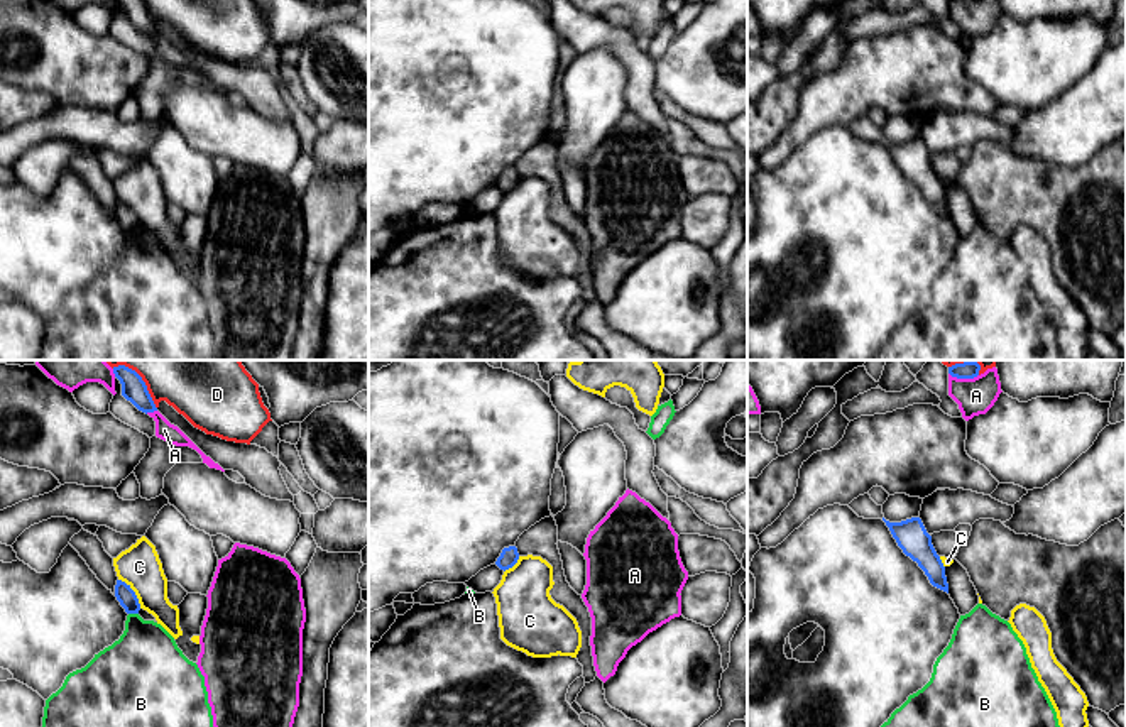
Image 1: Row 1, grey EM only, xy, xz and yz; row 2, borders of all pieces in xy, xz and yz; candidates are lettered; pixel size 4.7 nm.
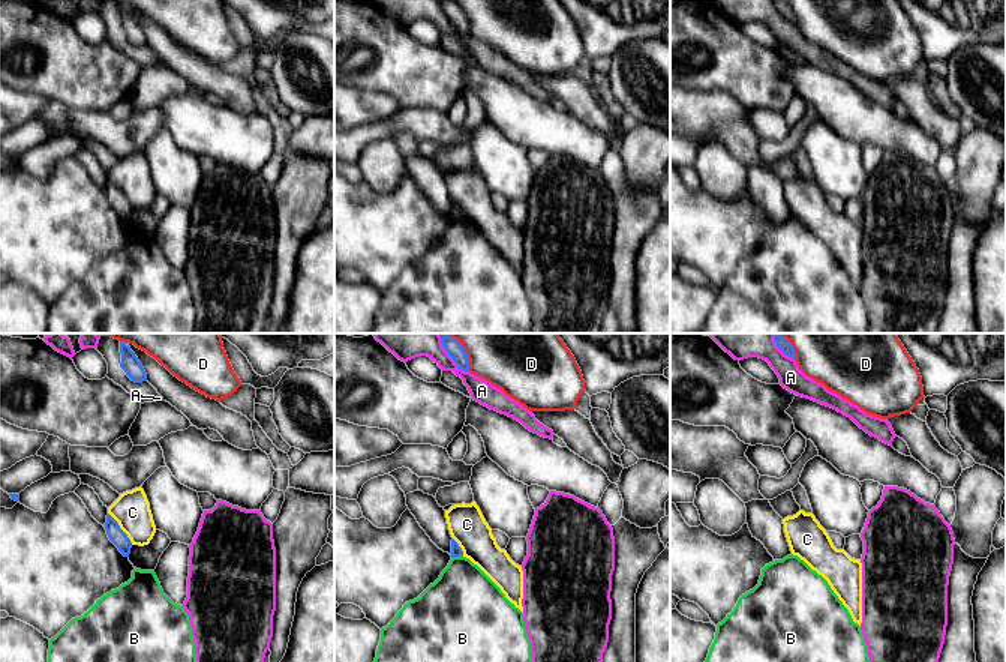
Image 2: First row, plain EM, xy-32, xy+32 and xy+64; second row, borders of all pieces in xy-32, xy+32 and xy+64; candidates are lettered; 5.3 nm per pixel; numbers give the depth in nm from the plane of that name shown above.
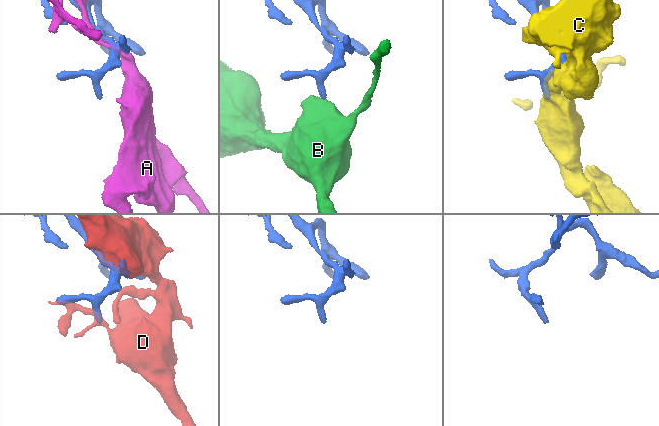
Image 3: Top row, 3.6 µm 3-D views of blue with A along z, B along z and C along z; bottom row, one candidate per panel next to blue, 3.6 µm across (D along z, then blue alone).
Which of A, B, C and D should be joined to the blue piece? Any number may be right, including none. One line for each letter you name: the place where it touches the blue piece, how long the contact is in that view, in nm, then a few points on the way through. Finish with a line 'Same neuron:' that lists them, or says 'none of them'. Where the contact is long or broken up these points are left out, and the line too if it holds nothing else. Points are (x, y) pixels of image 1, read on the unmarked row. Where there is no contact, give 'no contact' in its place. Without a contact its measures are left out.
Same neuron: none of them

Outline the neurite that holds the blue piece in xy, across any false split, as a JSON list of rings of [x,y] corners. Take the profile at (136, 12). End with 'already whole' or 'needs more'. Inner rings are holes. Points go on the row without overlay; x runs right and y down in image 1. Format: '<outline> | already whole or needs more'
[[[118,0],[122,5],[122,17],[130,22],[142,34],[157,32],[147,7],[142,0]]] | already whole

